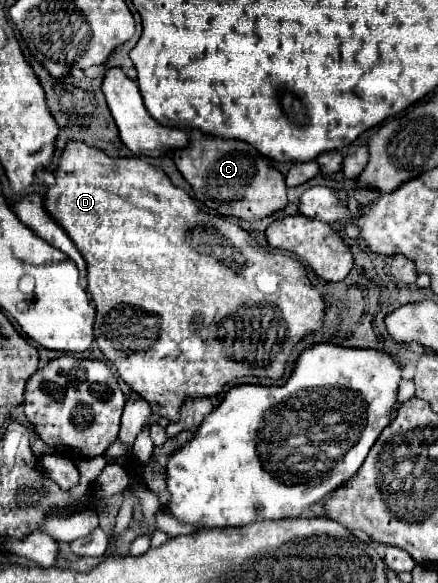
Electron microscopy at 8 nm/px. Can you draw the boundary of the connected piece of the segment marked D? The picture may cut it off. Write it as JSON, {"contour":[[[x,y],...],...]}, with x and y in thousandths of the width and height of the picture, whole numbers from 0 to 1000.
{"contour":[[[158,244],[144,257],[144,268],[135,274],[130,295],[126,295],[126,319],[107,326],[103,340],[103,357],[107,364],[130,377],[130,384],[158,401],[176,429],[189,436],[199,449],[199,497],[208,501],[212,521],[221,528],[217,556],[212,556],[212,573],[226,600],[235,611],[267,631],[272,645],[295,659],[304,672],[313,672],[326,686],[340,690],[345,703],[358,714],[377,714],[386,720],[404,717],[404,700],[413,696],[418,683],[436,679],[491,679],[509,669],[514,659],[532,659],[550,648],[564,645],[610,645],[610,648],[642,648],[655,631],[674,621],[674,593],[678,587],[715,569],[733,556],[733,539],[742,532],[742,518],[733,504],[710,491],[701,480],[696,460],[683,446],[655,439],[655,436],[628,436],[610,432],[587,419],[587,412],[532,384],[527,377],[473,367],[445,353],[445,346],[427,336],[418,322],[404,322],[390,316],[381,298],[345,281],[336,281],[326,271],[253,271],[240,261],[208,254],[189,244]]]}

